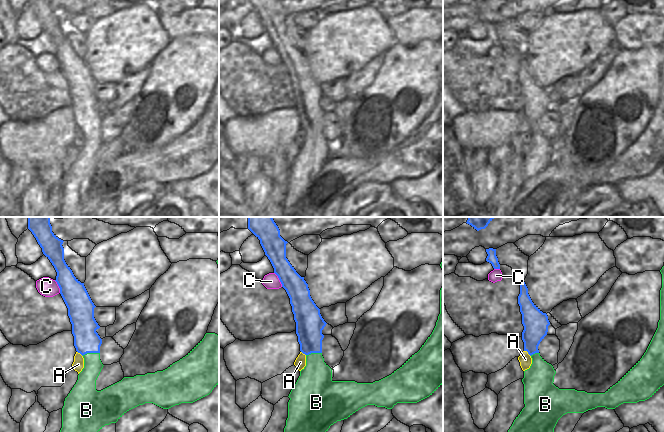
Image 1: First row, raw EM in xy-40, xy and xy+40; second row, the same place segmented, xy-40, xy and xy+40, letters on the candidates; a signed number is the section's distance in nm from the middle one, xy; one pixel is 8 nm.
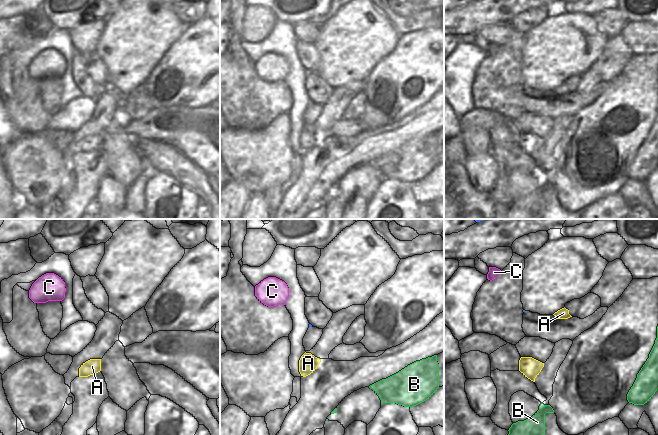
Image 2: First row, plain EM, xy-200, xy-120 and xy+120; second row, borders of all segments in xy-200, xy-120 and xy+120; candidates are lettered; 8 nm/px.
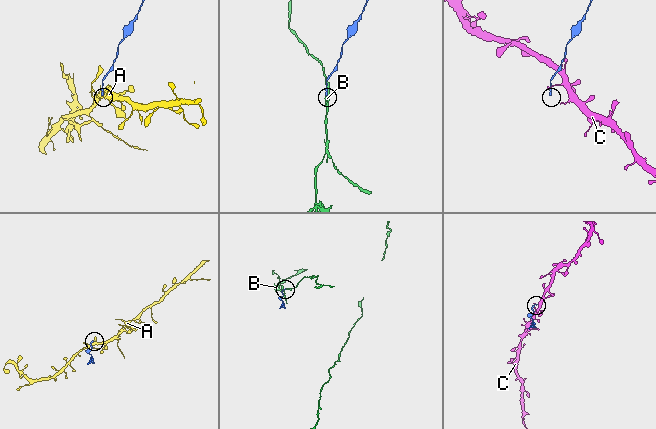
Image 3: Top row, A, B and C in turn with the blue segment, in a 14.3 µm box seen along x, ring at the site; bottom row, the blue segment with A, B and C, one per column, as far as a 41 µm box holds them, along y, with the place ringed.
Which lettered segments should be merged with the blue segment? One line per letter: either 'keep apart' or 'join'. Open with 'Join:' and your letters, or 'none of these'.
Join: none of these
A: keep apart
B: keep apart
C: keep apart

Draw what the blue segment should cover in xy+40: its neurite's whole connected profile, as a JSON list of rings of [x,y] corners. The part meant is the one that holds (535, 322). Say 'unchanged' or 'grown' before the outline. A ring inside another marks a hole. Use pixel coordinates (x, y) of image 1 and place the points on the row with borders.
unchanged; [[[524,281],[520,282],[520,294],[518,304],[522,314],[522,340],[524,342],[524,351],[531,356],[539,353],[538,346],[548,332],[550,322],[546,313],[543,313],[531,300],[528,294],[528,288]]]

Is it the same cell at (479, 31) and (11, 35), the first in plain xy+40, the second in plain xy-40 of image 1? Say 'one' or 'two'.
two

